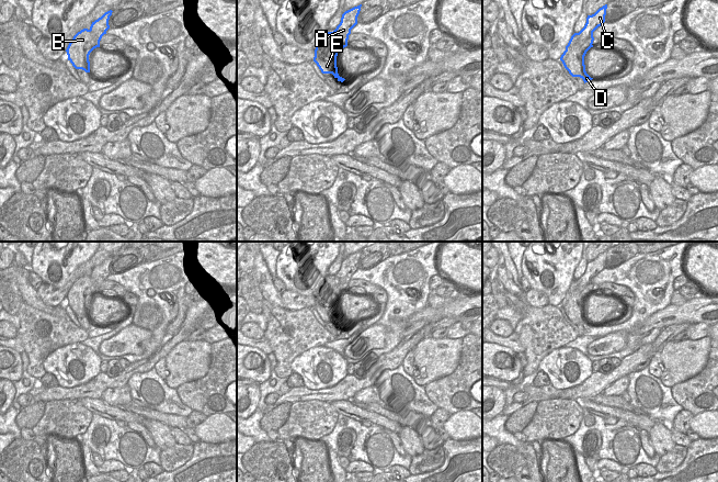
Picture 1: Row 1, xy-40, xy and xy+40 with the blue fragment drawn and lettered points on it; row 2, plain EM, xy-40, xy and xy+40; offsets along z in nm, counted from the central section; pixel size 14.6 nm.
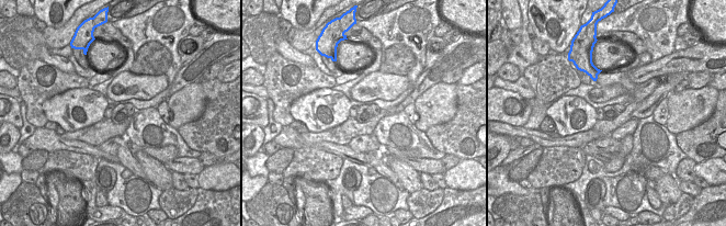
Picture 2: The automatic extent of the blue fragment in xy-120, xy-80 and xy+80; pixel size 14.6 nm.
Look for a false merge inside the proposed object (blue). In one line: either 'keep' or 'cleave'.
cleave

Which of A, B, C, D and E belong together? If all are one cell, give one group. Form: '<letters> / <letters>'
A C / B D E

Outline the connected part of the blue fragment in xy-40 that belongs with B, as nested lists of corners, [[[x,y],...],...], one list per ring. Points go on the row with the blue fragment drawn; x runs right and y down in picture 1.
[[[83,29],[78,32],[69,43],[66,49],[68,60],[72,64],[76,69],[82,69],[86,72],[90,72],[89,58],[79,58],[78,60],[76,59],[76,56],[82,52],[83,47],[90,46],[90,44],[91,33],[88,29]]]

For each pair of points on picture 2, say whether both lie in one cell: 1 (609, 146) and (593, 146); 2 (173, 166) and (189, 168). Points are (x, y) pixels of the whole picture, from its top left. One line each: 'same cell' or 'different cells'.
1: same cell
2: same cell

